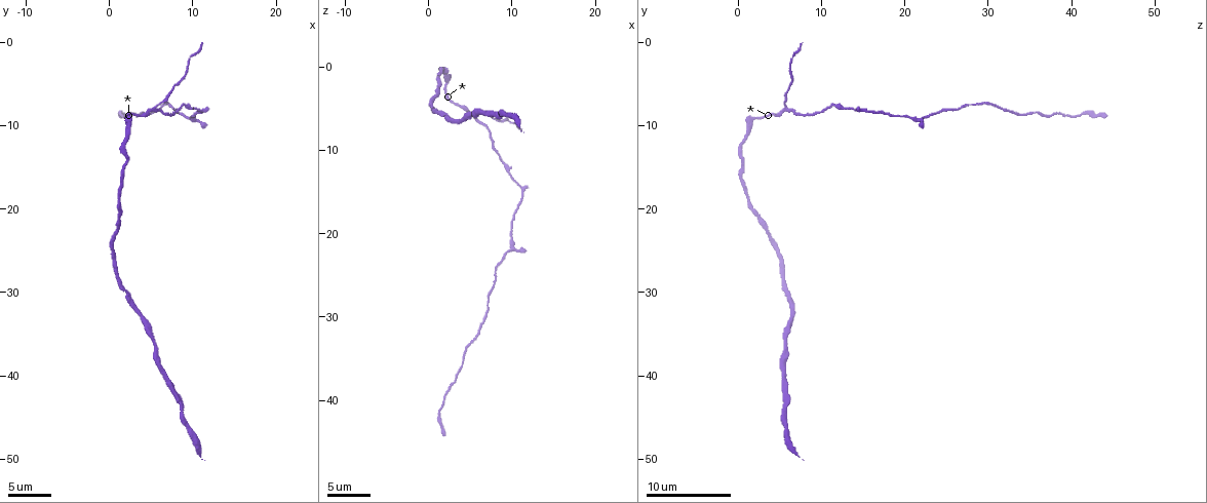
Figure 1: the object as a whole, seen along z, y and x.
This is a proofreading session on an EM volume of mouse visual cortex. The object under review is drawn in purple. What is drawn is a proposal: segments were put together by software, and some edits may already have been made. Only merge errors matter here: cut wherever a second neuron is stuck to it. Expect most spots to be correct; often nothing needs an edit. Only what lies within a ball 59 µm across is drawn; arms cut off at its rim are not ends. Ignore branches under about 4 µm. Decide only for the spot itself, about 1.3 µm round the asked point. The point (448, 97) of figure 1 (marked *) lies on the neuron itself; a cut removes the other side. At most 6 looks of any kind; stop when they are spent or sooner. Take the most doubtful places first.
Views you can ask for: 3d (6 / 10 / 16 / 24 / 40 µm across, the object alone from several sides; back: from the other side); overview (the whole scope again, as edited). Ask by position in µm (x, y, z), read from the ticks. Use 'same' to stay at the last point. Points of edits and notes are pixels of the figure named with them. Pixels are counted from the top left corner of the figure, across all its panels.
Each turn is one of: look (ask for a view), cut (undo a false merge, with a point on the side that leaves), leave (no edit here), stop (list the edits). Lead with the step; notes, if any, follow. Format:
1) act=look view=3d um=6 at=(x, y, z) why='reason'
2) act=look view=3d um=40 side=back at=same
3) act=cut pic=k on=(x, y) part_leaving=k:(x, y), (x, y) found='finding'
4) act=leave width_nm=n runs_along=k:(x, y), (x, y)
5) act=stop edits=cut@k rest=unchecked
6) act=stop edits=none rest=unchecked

act=look view=3d um=16 at=(5.6, 8.0, 6.2) why='three arms meet'

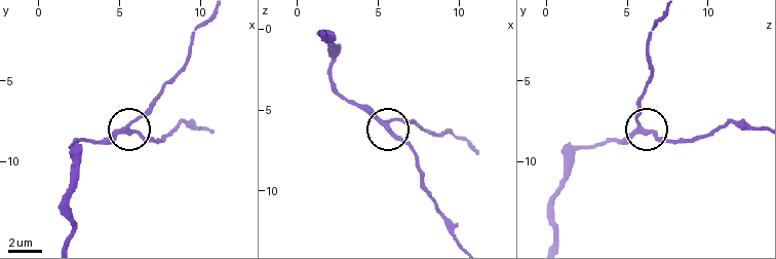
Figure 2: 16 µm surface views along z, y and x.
act=leave runs_along=2:(606, 143), (624, 143), (650, 131), (672, 139) found='continuous, no second neuron'

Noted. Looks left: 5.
act=look view=3d um=16 at=(10.2, 9.0, 20.2) why='sudden change in width'

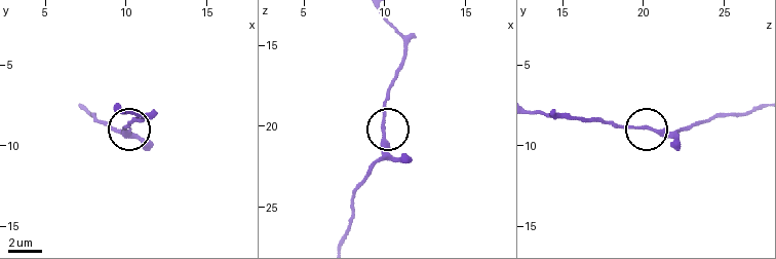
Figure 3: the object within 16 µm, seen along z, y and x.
act=look view=3d um=6 at=(10.0, 8.9, 20.1)

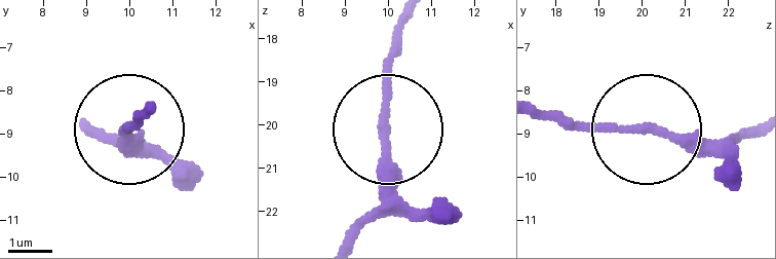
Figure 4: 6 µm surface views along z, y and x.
act=leave runs_along=4:(405, 24), (387, 79), (387, 189), (354, 242) found='one neuron here'

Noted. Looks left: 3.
act=look view=3d um=6 at=(8.6, 7.4, 11.2) why='thick turns thin'

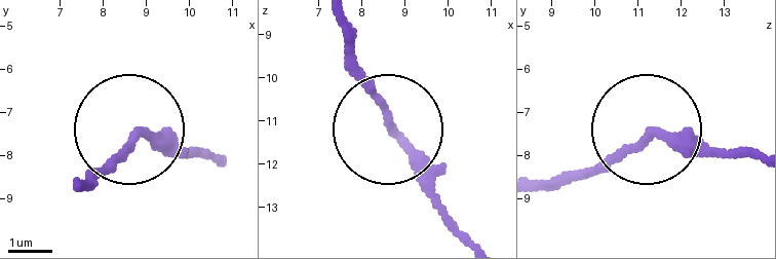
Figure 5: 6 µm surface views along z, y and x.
act=look view=3d um=6 side=back at=(8.65, 7.70, 11.05)

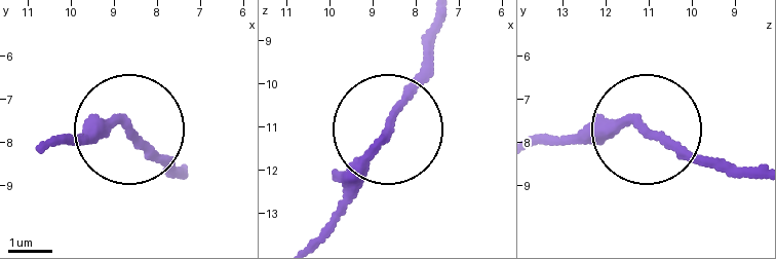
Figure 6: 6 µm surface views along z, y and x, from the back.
act=leave width_nm=170 found='one neuron here'

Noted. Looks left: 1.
act=stop edits=none rest=unchecked

